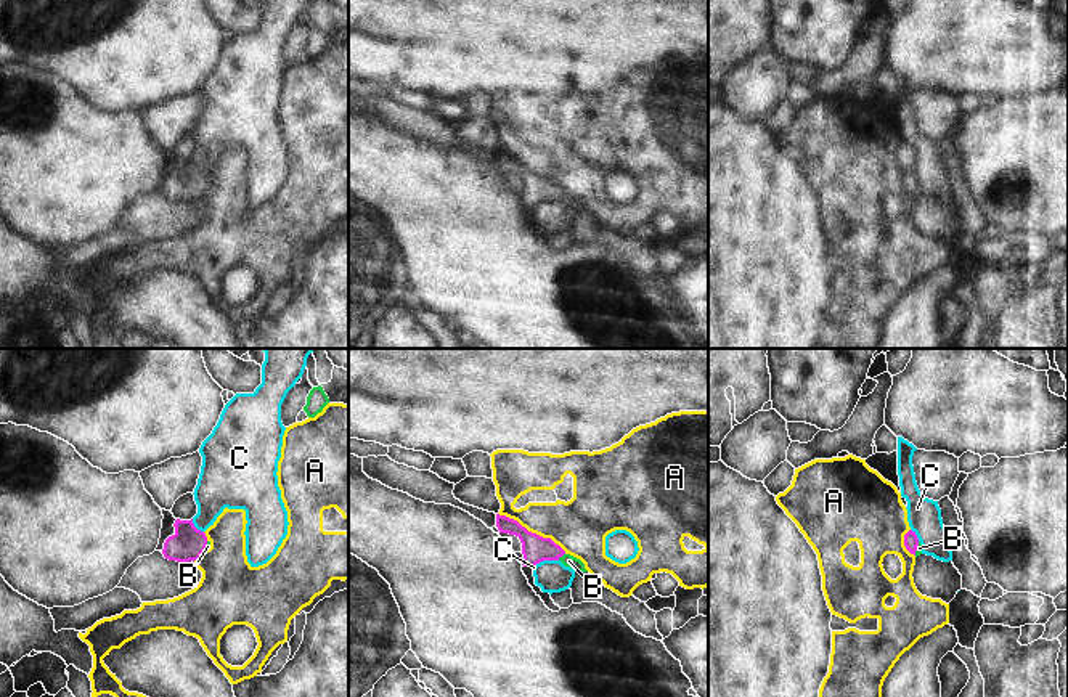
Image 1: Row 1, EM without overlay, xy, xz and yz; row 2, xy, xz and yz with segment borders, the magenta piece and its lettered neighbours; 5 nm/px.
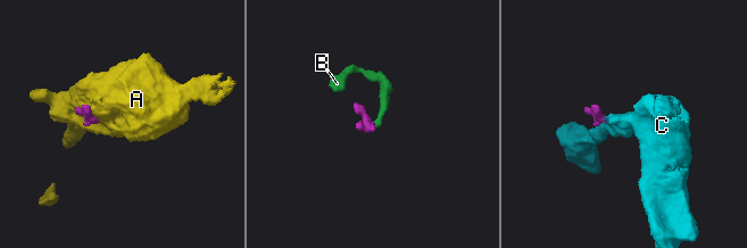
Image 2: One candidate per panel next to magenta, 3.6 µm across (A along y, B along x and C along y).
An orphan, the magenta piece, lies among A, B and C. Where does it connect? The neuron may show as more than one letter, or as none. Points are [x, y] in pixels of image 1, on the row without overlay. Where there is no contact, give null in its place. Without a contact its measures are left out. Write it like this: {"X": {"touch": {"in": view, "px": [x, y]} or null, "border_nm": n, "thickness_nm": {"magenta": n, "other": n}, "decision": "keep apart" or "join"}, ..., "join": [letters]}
{"A": {"touch": {"in": "xz", "px": [530, 172]}, "border_nm": 400, "thickness_nm": {"magenta": 140, "other": 280}, "decision": "keep apart"}, "B": {"touch": {"in": "xz", "px": [561, 196]}, "border_nm": 50, "thickness_nm": {"magenta": 140, "other": 60}, "decision": "join"}, "C": {"touch": {"in": "xz", "px": [545, 199]}, "border_nm": 130, "thickness_nm": {"magenta": 140, "other": 160}, "decision": "keep apart"}, "join": ["B"]}

